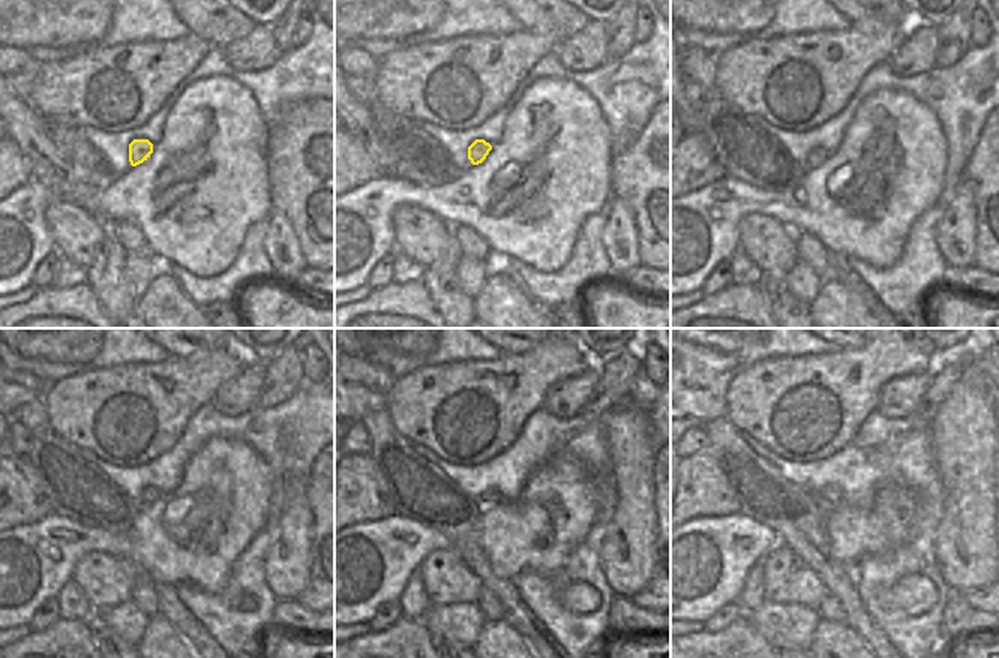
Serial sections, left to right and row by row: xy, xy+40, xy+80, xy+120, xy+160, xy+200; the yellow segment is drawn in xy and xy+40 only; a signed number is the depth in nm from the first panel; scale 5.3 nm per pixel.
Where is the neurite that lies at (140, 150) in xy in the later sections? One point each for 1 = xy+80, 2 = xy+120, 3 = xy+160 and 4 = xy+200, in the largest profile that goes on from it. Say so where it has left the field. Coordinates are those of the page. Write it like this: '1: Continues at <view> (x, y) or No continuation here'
1: Continues at xy+80 (818, 156)
2: Continues at xy+120 (150, 493)
3: Continues at xy+160 (491, 496)
4: Continues at xy+200 (831, 493).

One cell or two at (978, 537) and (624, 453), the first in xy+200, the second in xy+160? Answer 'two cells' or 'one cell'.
one cell

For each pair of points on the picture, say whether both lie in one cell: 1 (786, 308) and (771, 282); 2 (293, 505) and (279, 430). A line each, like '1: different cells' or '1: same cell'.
1: same cell
2: different cells

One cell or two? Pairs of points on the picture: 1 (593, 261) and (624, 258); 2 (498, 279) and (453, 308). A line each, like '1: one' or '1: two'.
1: two
2: two

